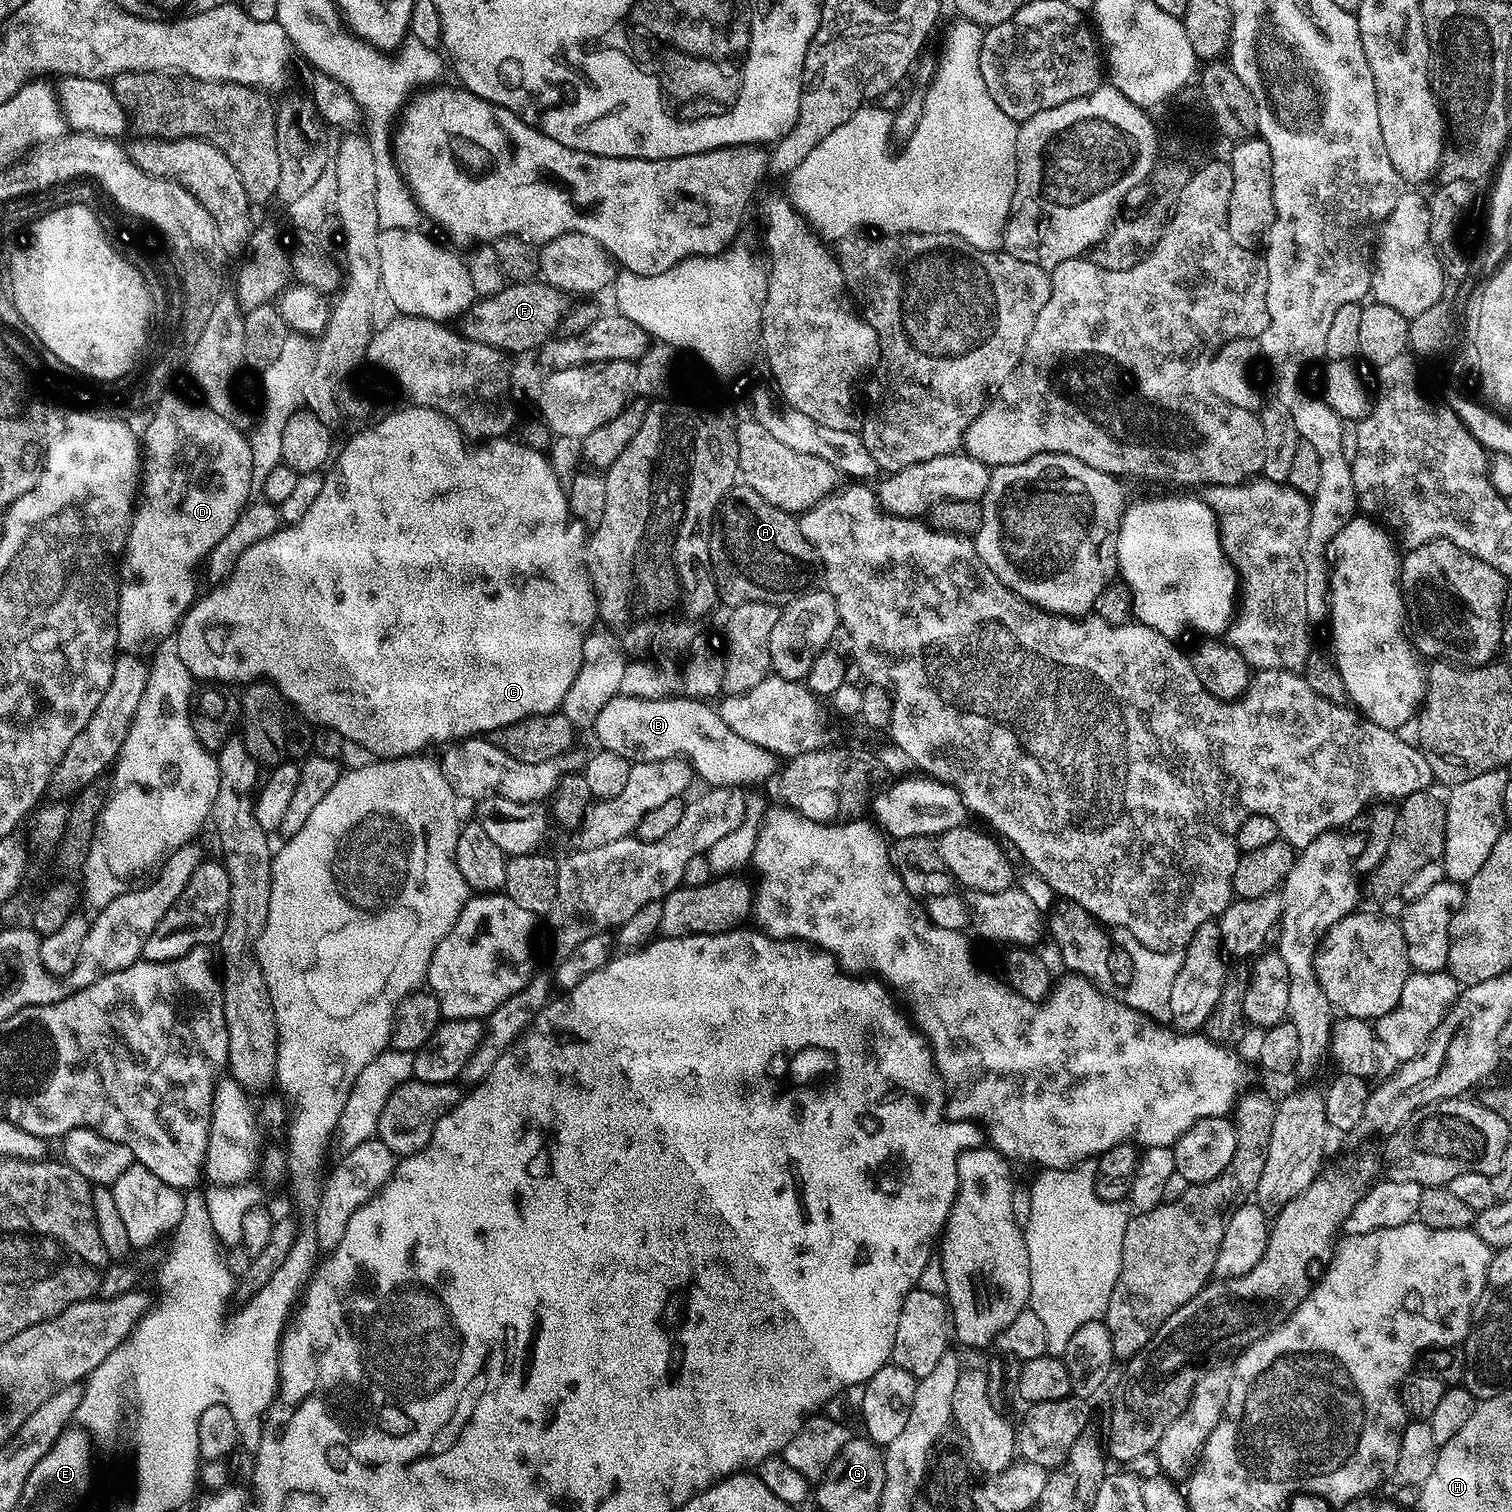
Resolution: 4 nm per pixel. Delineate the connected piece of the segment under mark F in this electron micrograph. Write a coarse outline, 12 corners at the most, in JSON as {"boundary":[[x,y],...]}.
{"boundary":[[540,280],[477,299],[466,334],[513,354],[539,349],[564,313]]}

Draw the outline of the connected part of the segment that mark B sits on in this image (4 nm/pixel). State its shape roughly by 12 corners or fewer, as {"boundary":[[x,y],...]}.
{"boundary":[[616,696],[600,748],[687,758],[713,788],[763,785],[778,756],[700,698]]}

